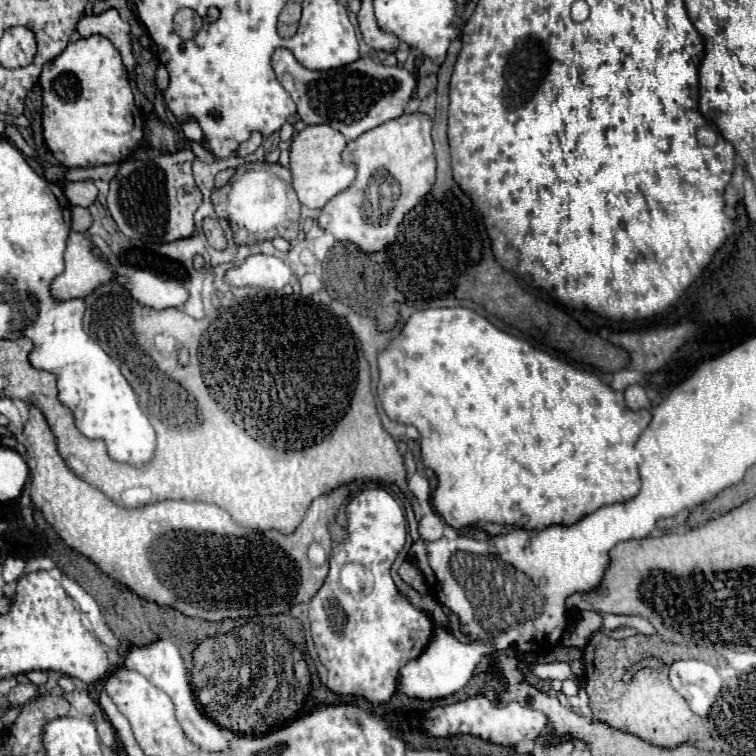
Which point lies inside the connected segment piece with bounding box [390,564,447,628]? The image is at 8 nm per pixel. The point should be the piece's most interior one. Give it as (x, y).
(436, 612)

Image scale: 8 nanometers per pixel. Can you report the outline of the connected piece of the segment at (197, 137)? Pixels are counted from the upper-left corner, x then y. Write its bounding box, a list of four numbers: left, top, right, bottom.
[181,120,203,142]

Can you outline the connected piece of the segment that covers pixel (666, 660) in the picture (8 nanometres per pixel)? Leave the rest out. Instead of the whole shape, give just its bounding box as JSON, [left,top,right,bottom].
[583,632,713,750]

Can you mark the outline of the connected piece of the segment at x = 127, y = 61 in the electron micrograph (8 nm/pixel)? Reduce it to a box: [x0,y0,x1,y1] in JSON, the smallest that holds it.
[77,10,135,70]

